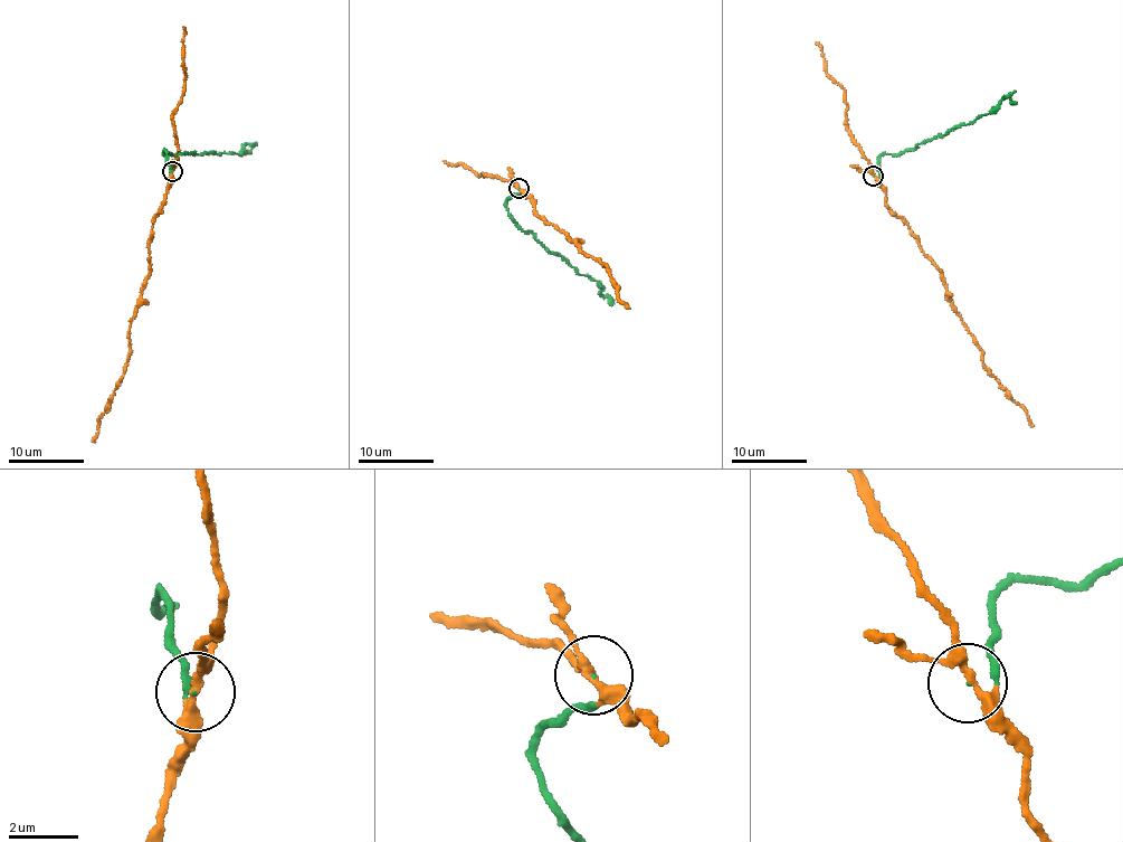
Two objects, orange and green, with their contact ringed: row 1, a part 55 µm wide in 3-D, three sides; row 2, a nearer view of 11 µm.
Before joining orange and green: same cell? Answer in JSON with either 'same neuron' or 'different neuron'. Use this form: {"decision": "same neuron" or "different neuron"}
{"decision": "same neuron"}

